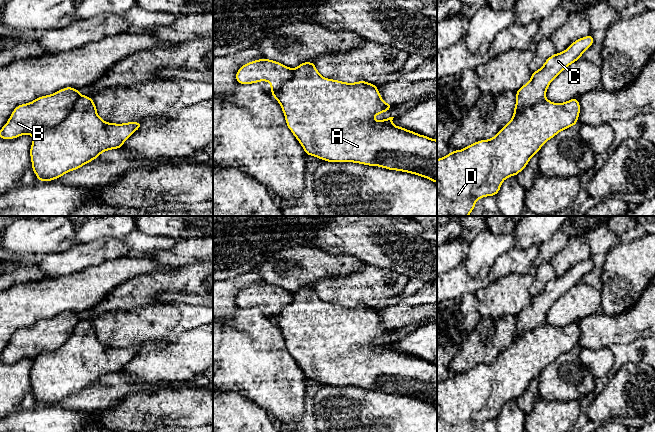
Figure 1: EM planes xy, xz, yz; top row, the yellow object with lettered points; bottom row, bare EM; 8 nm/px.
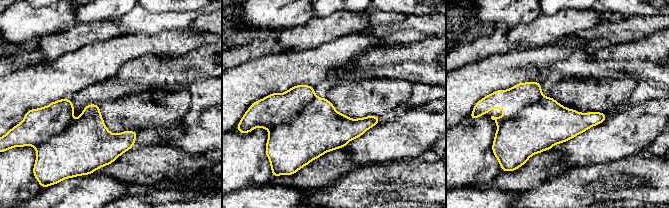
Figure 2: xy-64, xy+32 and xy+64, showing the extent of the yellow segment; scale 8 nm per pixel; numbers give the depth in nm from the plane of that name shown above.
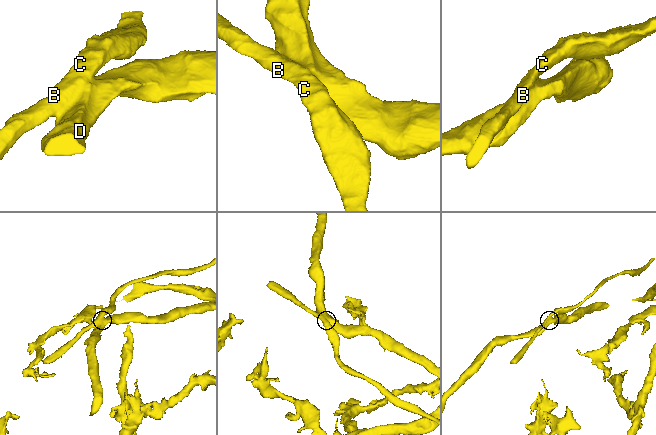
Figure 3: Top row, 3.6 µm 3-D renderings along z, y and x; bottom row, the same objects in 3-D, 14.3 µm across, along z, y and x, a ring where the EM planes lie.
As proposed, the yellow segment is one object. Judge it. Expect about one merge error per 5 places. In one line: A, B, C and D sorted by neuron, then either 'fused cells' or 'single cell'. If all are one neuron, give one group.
A D / B C; fused cells

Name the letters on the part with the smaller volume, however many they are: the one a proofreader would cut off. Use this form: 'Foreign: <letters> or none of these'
Foreign: B, C

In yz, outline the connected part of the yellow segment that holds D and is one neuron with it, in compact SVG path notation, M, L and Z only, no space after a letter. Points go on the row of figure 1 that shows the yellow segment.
M577 98L560 104L544 99L535 106L525 108L522 112L514 112L511 121L493 138L475 142L462 150L451 151L446 157L439 158L437 160L437 216L468 216L478 199L495 196L503 181L521 172L545 142L560 131L577 125L579 113L580 104Z

